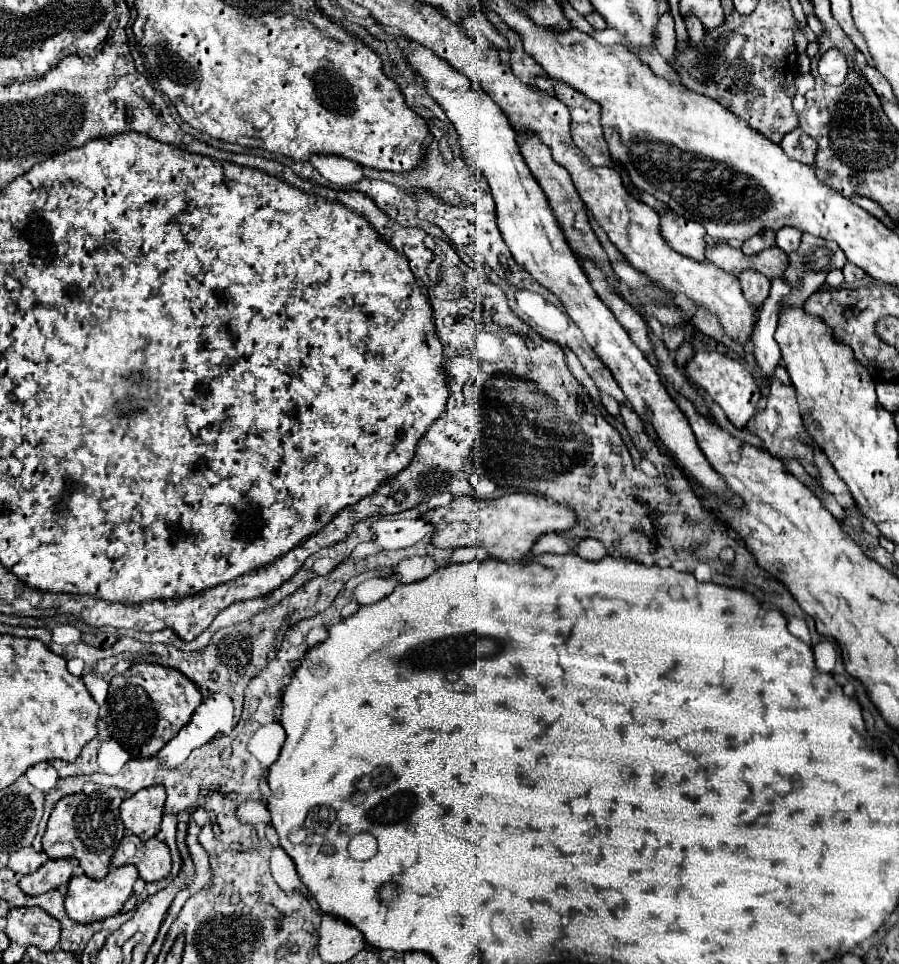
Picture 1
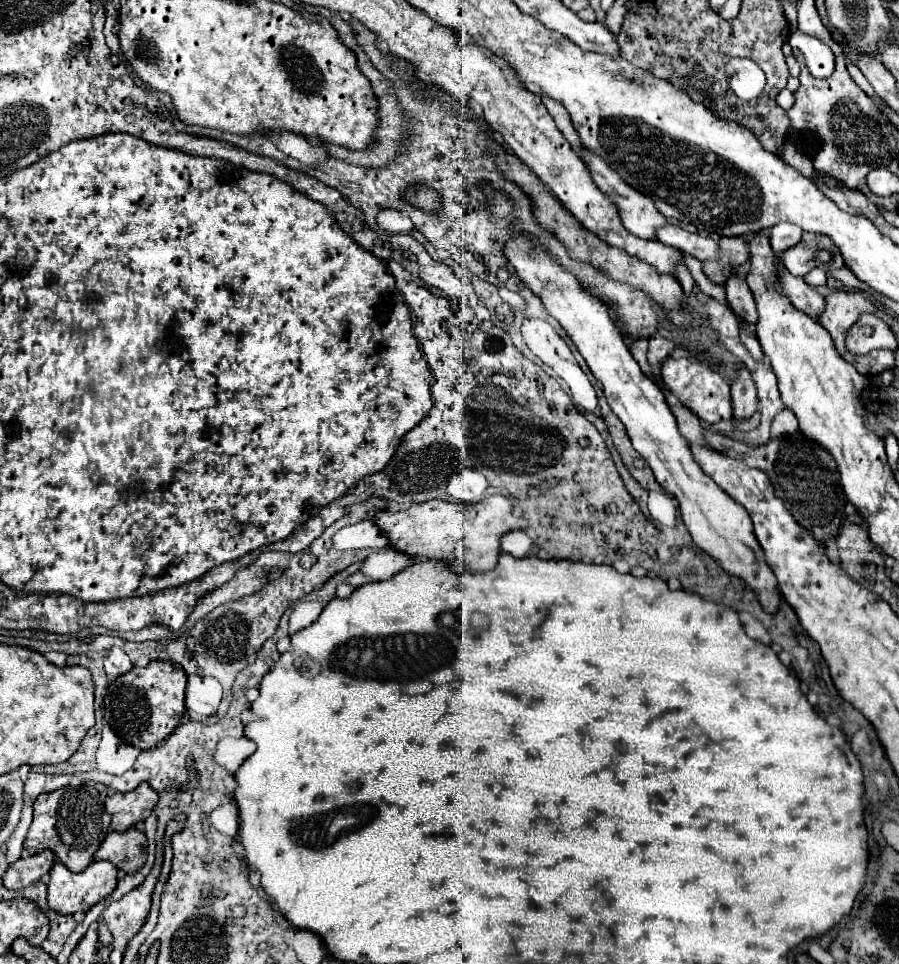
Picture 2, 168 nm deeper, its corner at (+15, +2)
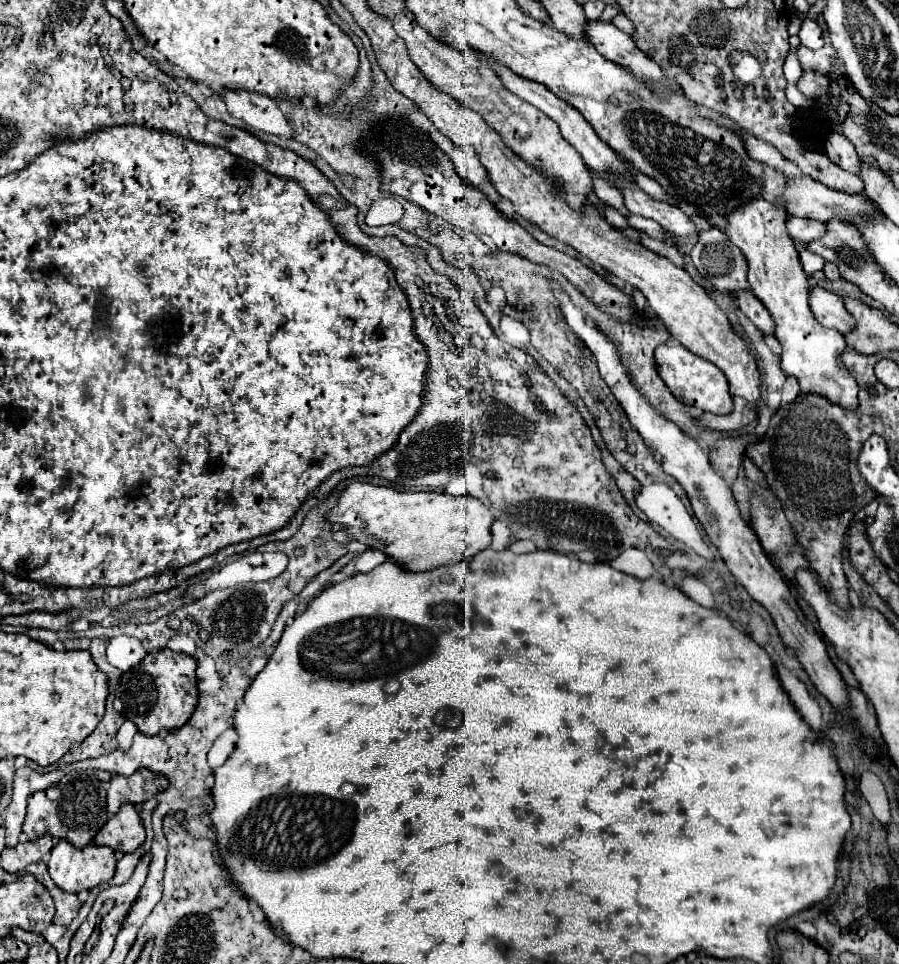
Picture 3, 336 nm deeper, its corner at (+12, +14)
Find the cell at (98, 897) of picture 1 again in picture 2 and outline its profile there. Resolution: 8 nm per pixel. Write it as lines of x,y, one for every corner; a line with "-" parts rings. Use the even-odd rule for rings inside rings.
56,862
50,872
48,882
48,904
56,912
74,914
78,910
90,910
94,904
110,896
116,888
116,872
118,868
112,862
92,862
84,872
70,872
62,862

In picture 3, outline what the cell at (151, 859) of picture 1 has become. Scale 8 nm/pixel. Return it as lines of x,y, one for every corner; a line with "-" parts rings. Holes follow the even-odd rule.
125,804
107,824
97,832
93,844
109,846
115,852
135,852
145,840
143,822
135,810
135,806

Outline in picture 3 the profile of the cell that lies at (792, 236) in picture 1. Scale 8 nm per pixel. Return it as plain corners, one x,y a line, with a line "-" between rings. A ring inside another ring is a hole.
789,216
787,218
787,232
795,244
807,244
807,242
817,240
819,236
825,234
825,224
817,222
817,220
809,220
809,218

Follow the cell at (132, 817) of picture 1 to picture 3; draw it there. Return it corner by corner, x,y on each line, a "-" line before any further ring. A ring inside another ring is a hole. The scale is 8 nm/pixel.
137,770
133,776
113,776
107,790
107,812
113,816
123,804
143,804
167,788
161,774
151,770

